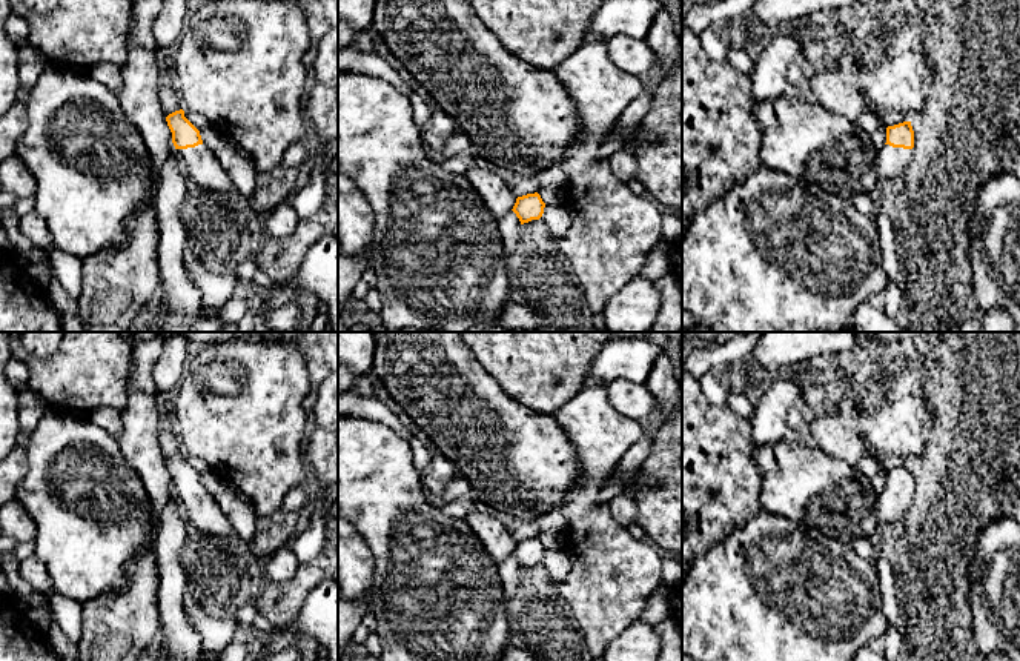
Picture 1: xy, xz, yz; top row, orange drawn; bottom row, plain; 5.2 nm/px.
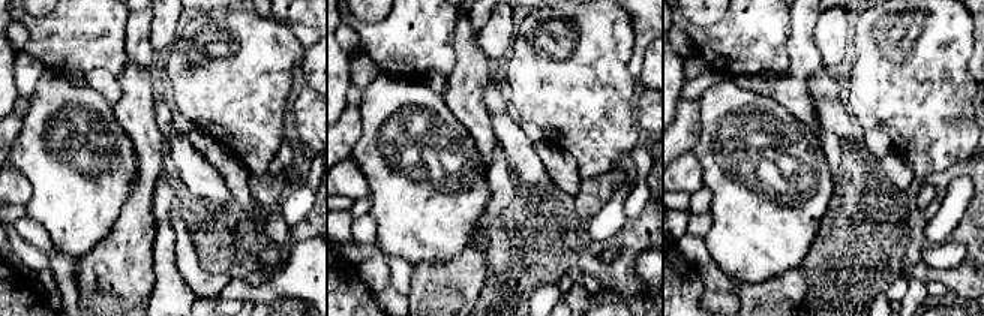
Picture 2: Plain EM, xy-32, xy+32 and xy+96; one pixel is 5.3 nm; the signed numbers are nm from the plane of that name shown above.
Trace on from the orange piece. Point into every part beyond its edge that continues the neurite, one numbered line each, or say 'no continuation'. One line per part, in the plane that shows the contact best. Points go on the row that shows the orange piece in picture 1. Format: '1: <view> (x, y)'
1: yz (893, 162)

